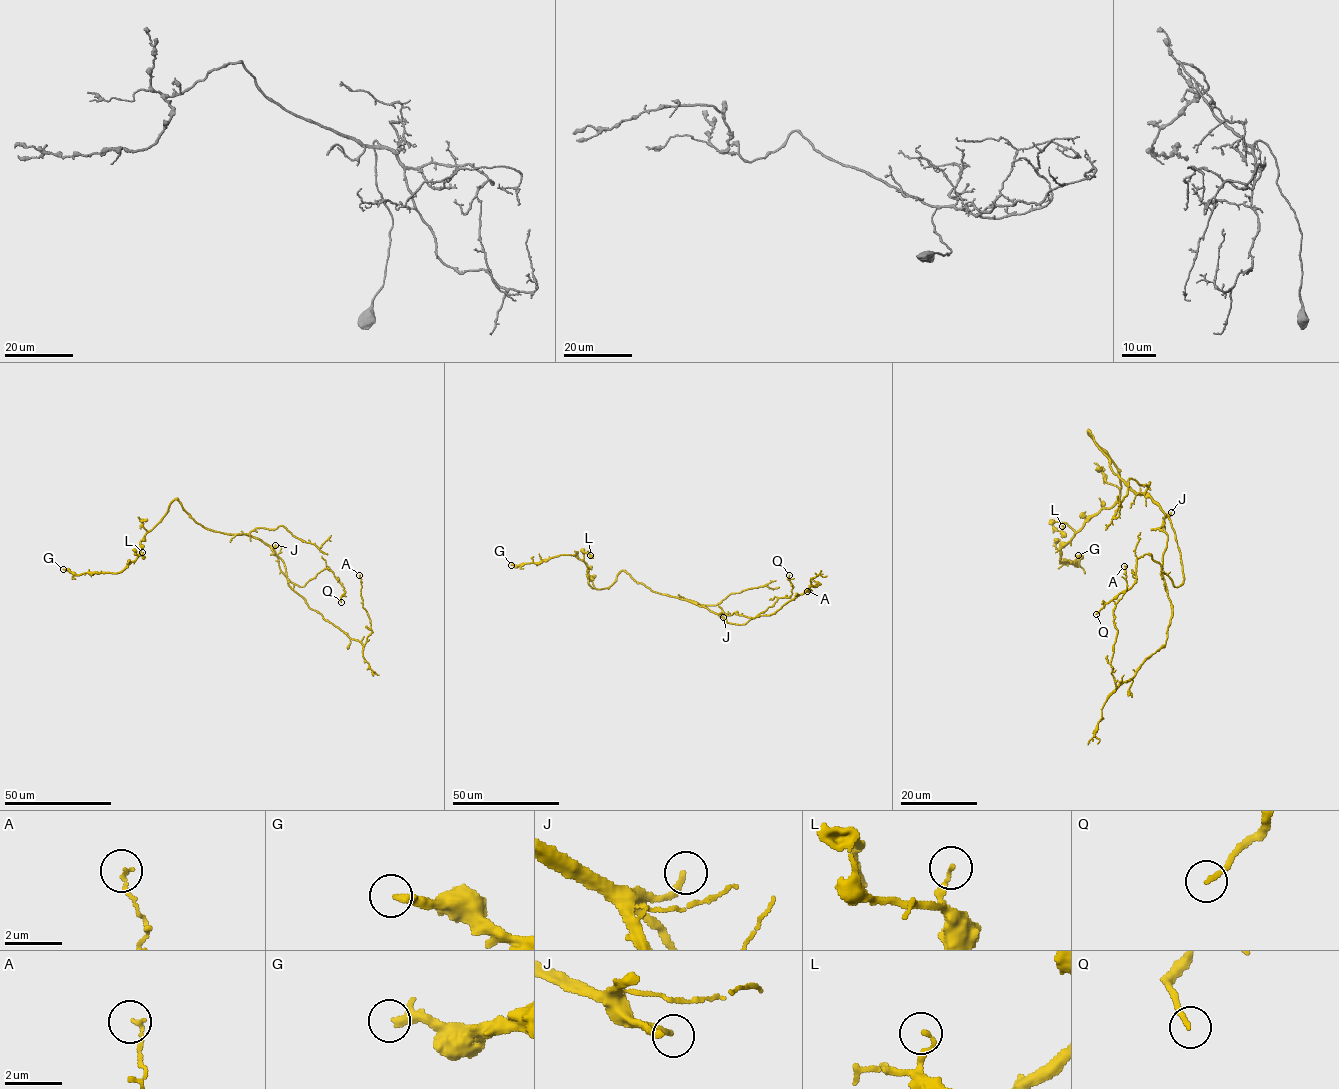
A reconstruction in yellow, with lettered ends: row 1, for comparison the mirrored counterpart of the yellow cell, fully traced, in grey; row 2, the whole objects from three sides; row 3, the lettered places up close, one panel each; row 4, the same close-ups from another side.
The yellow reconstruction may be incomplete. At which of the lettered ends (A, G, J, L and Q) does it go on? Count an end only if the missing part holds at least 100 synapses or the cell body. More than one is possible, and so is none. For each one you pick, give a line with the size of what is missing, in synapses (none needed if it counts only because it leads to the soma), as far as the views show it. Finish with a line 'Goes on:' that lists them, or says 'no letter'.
G: Roughly 100 synapses
Goes on: G, J

